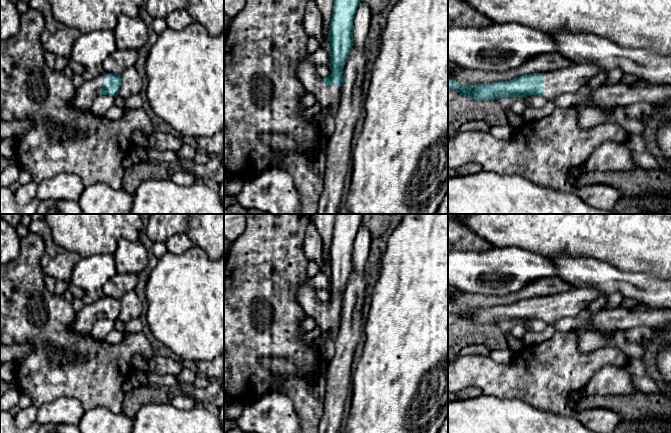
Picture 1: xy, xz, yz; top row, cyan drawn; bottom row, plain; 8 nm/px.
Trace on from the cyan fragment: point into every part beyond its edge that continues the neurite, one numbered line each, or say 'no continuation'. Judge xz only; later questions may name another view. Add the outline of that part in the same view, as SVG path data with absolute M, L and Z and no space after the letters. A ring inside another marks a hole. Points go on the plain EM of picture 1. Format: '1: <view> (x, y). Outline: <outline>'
1: xz (326, 320). Outline: M307 279L295 292L295 298L307 317L313 318L321 335L332 331L336 339L341 324L341 310L326 310L324 302L316 296L317 289Z

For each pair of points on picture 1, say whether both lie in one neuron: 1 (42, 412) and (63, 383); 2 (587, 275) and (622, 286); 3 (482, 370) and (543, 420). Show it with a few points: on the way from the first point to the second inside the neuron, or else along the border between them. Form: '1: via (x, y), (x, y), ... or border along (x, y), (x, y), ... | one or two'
1: border along (73, 397), (59, 396), (41, 404), (37, 408) | two
2: via (596, 275), (613, 281) | one
3: border along (495, 397), (522, 401) | two

